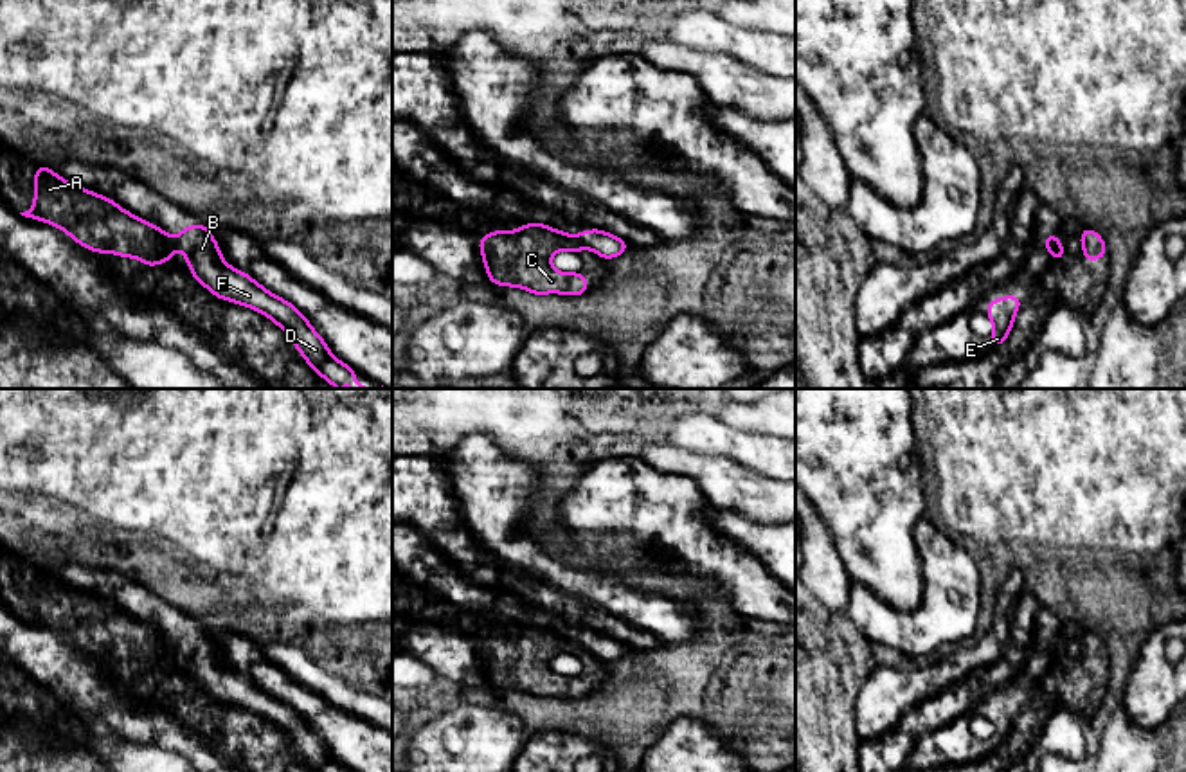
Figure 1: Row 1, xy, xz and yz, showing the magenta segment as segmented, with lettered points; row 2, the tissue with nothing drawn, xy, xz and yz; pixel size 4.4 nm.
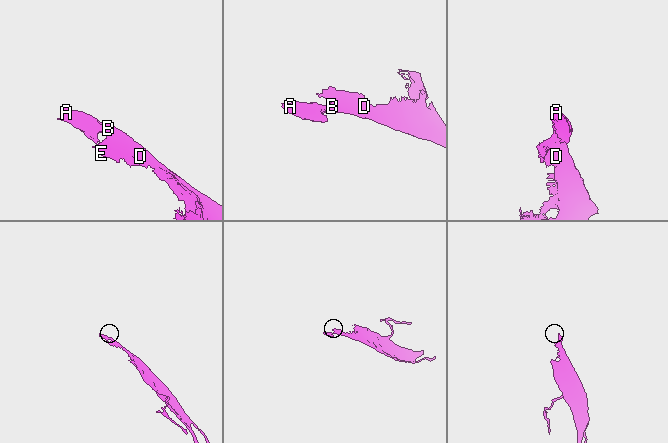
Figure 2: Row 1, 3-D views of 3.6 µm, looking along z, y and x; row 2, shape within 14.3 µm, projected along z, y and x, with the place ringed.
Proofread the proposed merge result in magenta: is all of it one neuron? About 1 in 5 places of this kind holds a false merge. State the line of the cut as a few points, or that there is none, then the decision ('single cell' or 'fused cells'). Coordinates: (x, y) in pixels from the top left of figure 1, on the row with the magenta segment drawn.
cut none; single cell

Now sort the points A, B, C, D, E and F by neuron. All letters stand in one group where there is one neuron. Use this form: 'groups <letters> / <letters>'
groups A B C D E F

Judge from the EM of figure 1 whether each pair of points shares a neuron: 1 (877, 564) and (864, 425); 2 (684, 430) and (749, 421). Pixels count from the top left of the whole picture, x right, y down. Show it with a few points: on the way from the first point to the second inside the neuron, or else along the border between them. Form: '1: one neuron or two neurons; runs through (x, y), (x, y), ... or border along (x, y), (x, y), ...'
1: one neuron; runs through (873, 529), (871, 497), (864, 481), (864, 459)
2: two neurons; border along (718, 416), (733, 427), (771, 436)

